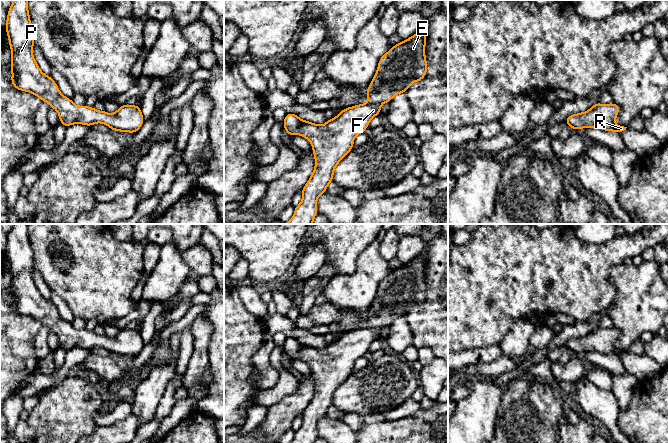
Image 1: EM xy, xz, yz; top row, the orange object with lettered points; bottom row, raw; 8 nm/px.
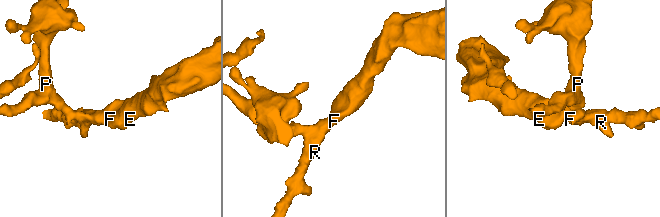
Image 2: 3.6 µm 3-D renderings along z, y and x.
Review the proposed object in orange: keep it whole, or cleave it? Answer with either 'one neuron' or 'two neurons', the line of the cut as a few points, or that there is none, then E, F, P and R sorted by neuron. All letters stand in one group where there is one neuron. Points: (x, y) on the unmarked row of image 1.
one neuron; no cut; E F P R

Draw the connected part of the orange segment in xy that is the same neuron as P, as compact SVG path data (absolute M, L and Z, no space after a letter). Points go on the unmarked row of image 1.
M13 224L5 254L12 276L12 309L48 327L58 336L60 347L65 351L77 347L91 351L95 347L102 347L112 355L129 357L141 352L144 342L140 330L124 328L115 337L109 338L94 331L77 330L71 322L61 318L56 306L40 294L33 280L34 252L29 240L28 224Z

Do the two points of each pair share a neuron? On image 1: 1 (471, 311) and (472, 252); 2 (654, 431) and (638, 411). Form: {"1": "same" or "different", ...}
{"1": "same", "2": "same"}

